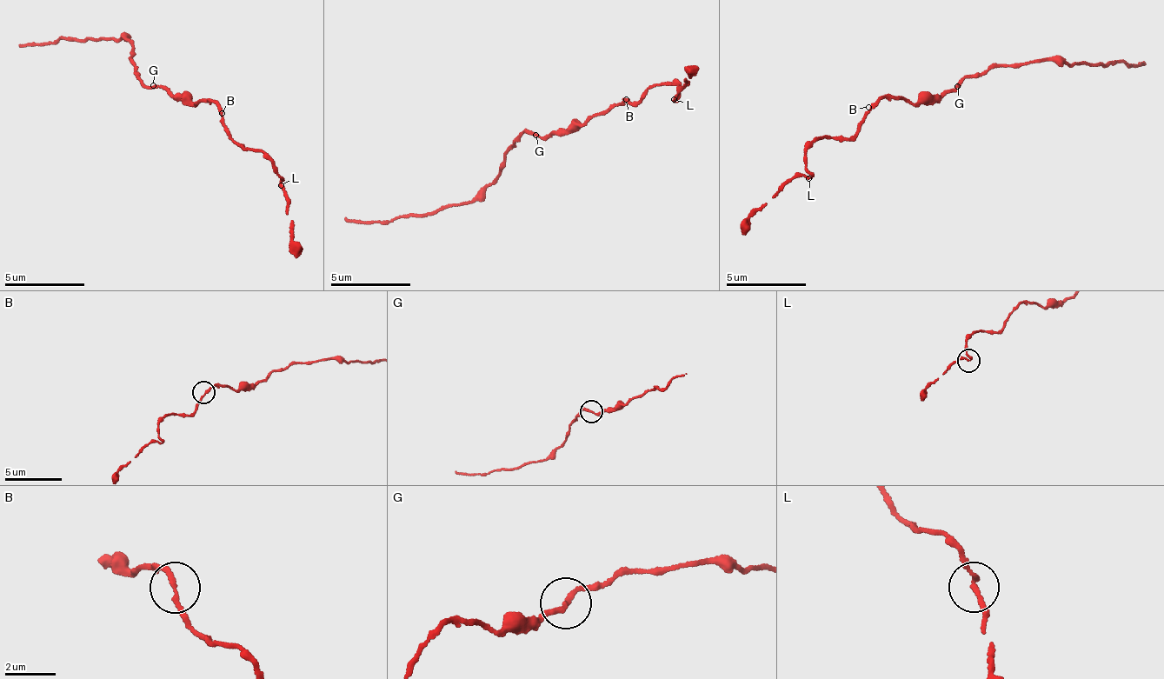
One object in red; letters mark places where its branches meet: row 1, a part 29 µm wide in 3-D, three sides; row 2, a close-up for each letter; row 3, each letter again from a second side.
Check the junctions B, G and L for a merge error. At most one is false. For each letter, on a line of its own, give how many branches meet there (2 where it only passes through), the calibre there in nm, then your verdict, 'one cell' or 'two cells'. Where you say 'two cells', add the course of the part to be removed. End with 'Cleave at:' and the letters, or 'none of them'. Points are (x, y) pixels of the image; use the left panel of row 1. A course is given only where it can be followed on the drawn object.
B: branches 2; calibre 180 nm; one cell
G: branches 2; calibre 180 nm; one cell
L: branches 2; calibre 180 nm; one cell
Cleave at: none of them

